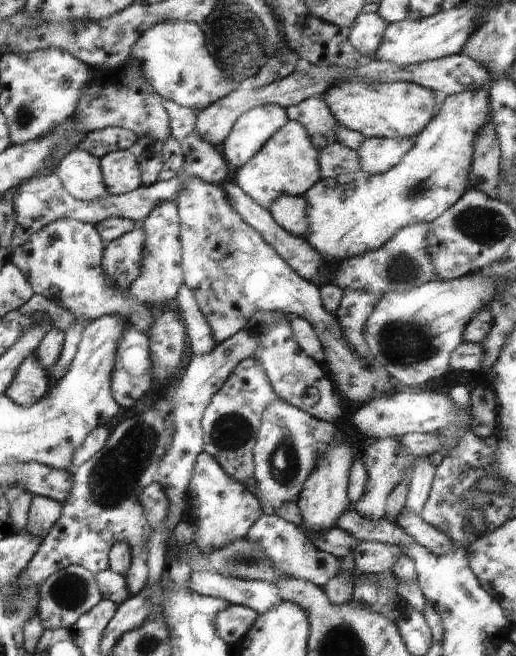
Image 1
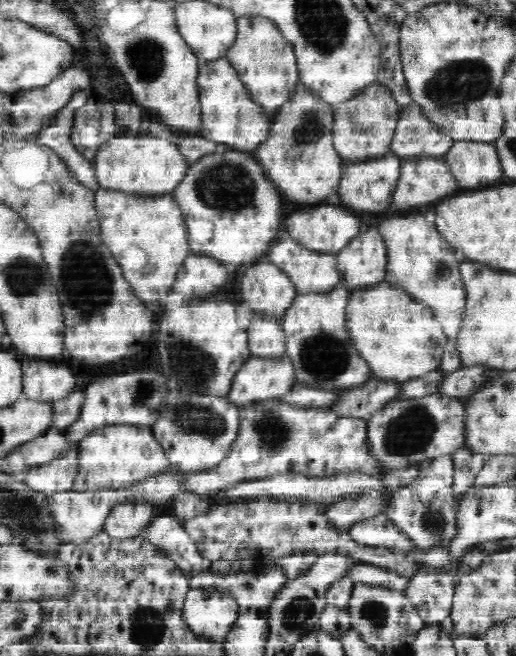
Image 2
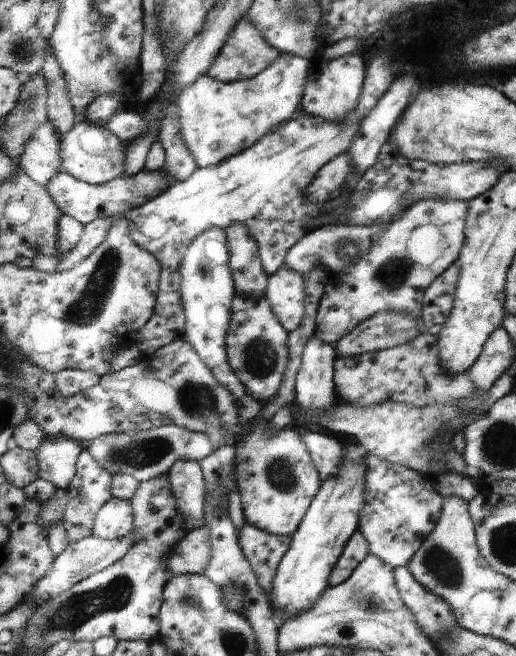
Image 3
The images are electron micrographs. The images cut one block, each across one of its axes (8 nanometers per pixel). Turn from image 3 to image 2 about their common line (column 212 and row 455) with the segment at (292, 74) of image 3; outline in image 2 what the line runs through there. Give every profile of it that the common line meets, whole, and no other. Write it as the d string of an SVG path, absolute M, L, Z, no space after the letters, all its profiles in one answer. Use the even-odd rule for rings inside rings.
M105 425L93 429L80 440L77 459L79 469L72 489L121 488L148 476L158 476L171 470L162 445L155 439L151 427L144 425Z

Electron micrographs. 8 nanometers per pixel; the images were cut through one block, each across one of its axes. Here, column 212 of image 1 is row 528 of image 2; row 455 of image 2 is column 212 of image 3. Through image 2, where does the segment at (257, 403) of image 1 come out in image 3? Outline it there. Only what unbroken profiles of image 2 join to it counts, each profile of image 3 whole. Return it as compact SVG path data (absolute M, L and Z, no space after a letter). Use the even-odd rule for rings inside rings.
M164 425L132 433L104 434L93 440L87 449L100 464L106 466L106 470L112 472L113 476L128 474L140 483L160 474L167 475L172 464L178 460L200 462L214 450L214 444L202 432L196 434L180 426Z

